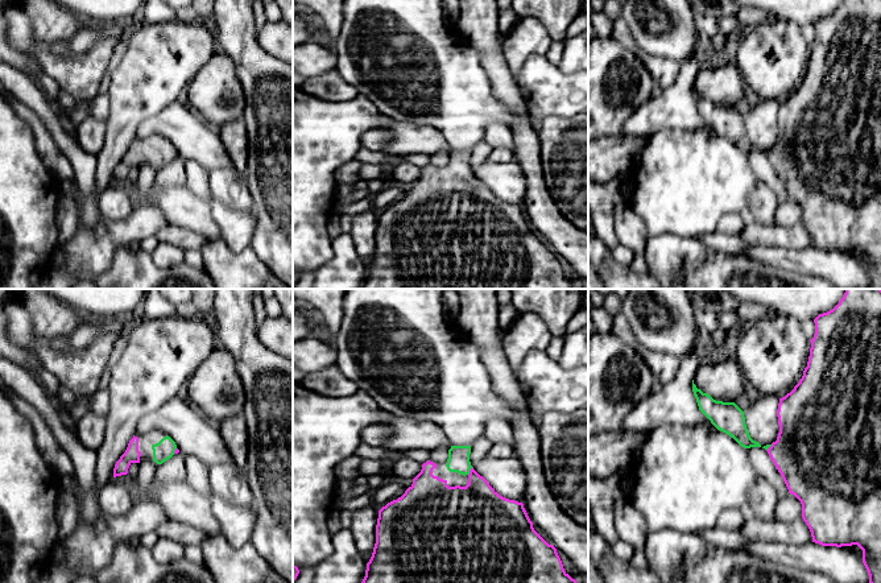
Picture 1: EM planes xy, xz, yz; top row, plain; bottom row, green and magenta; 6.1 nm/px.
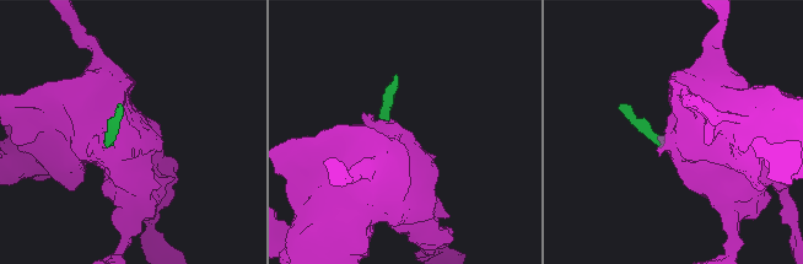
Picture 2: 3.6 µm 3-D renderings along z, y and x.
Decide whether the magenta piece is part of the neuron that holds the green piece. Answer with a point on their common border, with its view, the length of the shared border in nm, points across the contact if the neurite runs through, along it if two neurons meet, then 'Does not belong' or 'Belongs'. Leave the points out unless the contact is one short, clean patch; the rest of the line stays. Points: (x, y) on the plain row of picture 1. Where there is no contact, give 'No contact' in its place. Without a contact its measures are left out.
Touches green at xz (468, 176). Shared border 60 nm. Path across: xz (458, 165), (468, 176), (472, 216). Belongs

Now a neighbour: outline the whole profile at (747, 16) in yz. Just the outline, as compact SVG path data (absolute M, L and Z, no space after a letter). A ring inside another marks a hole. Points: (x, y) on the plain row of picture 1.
M740 7L735 16L739 25L748 29L764 21L768 21L769 11L754 7Z

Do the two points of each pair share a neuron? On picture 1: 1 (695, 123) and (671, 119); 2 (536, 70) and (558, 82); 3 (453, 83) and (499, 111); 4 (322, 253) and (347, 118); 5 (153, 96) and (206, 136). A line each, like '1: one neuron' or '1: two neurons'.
1: one neuron
2: one neuron
3: one neuron
4: one neuron
5: two neurons

